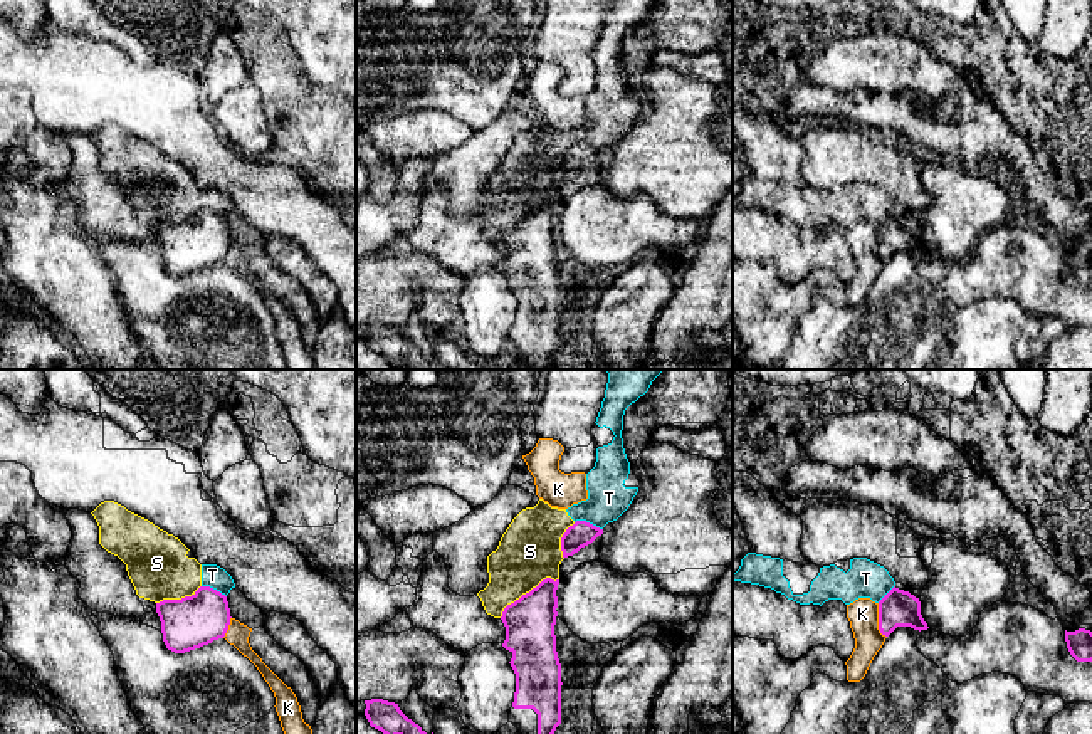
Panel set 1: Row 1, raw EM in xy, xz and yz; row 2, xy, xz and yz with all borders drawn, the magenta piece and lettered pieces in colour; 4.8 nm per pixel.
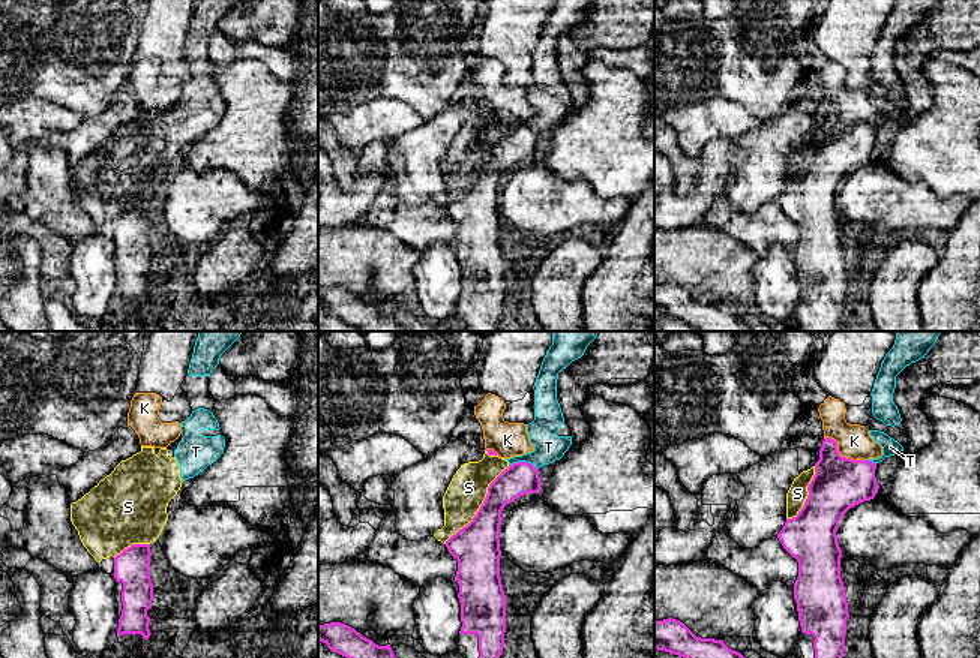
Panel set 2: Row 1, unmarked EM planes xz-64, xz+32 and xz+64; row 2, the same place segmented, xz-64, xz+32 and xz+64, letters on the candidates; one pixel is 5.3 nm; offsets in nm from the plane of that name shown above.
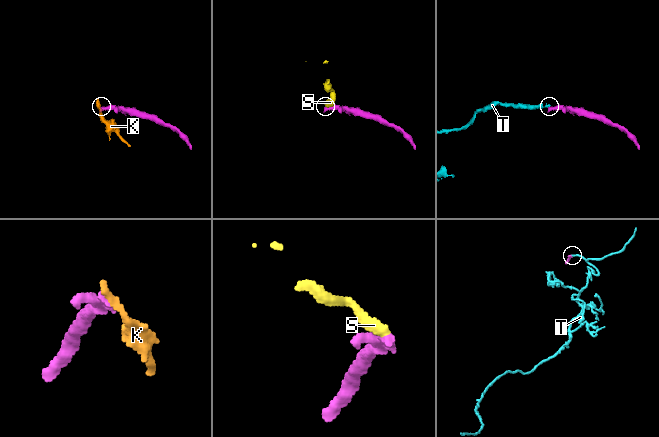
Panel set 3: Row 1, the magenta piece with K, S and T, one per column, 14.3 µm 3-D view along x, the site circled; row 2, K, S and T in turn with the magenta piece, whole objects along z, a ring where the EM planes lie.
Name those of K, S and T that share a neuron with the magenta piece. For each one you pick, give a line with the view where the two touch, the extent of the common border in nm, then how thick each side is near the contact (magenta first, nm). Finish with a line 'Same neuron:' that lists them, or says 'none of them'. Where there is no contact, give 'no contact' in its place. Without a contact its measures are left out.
Same neuron: none of them

